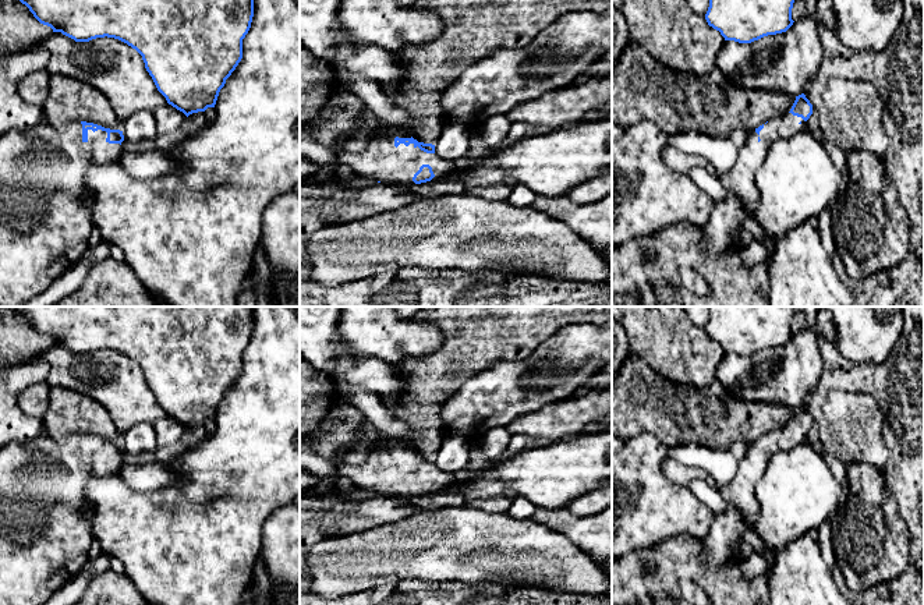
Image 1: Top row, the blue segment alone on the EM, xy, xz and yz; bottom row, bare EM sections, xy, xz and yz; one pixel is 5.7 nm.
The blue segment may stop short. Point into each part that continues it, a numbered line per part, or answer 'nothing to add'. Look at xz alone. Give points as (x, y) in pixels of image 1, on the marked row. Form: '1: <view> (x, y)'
1: xz (379, 161)

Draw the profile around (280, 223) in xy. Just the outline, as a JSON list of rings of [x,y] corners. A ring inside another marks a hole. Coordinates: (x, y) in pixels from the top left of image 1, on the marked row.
[[[300,192],[279,195],[265,209],[259,240],[276,266],[275,307],[300,307]]]

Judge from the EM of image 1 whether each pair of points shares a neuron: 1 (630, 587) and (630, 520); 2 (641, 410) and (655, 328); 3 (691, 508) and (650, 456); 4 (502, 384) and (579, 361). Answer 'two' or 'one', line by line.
1: two
2: two
3: one
4: one

